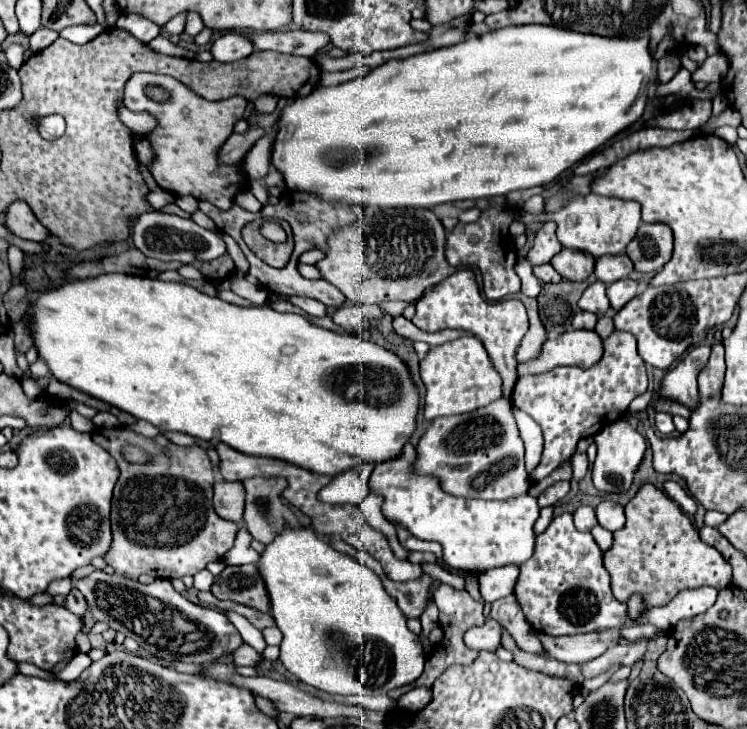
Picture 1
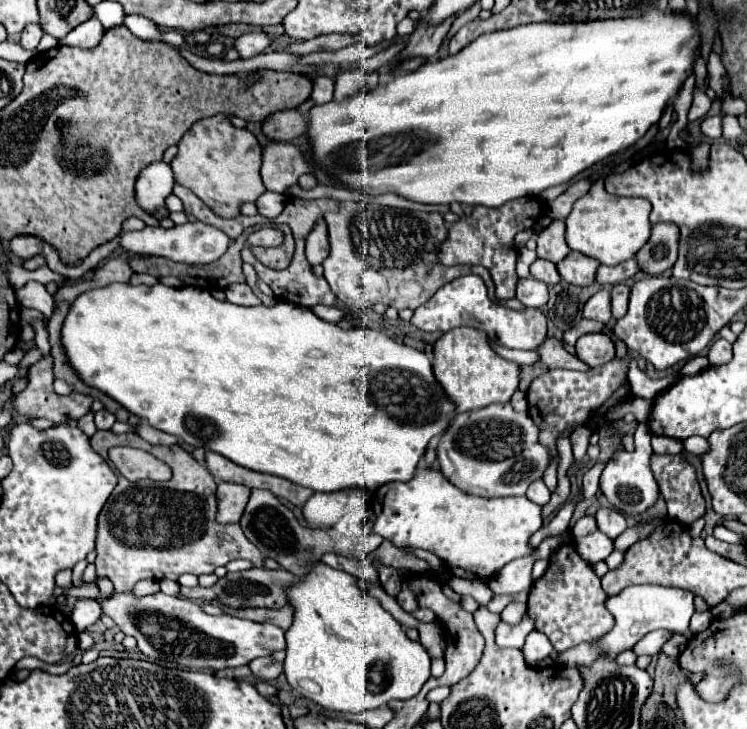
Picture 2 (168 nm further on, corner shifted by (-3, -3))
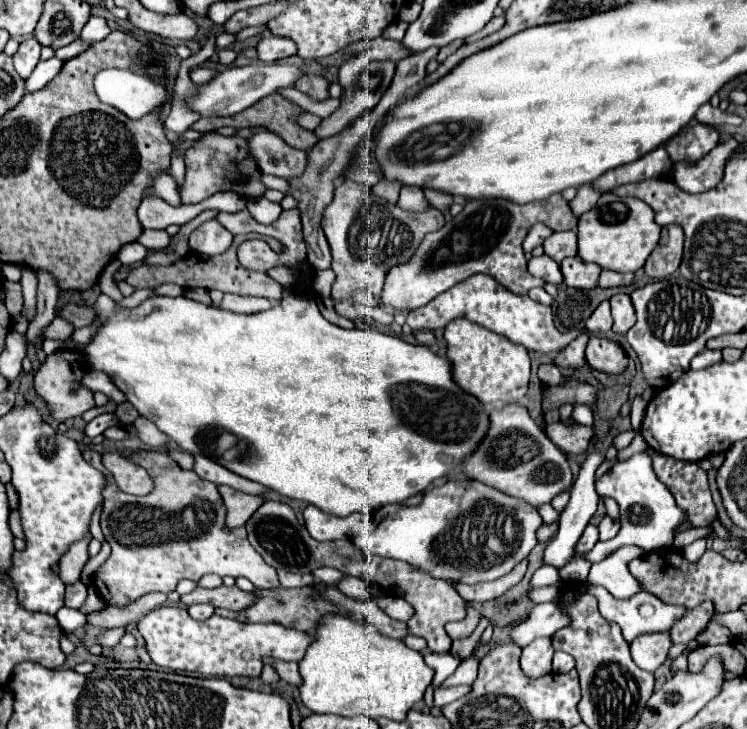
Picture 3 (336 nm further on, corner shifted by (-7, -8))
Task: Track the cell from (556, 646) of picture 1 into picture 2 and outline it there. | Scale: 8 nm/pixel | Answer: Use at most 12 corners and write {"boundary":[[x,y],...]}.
{"boundary":[[628,586],[604,604],[616,618],[592,646],[558,654],[560,666],[618,656],[660,628],[694,636],[694,596]]}

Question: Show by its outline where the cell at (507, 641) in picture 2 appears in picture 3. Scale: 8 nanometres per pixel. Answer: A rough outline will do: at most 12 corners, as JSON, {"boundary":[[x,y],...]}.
{"boundary":[[540,603],[510,627],[510,639],[526,647],[568,625],[554,603]]}

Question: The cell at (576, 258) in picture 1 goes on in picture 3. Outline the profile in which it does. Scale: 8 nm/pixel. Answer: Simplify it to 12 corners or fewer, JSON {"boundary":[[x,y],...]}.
{"boundary":[[580,257],[560,263],[564,283],[594,289],[600,267]]}

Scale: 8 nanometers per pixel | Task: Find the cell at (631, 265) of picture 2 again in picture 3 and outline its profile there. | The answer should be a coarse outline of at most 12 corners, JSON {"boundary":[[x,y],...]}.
{"boundary":[[604,269],[600,287],[630,285],[634,273],[618,273]]}

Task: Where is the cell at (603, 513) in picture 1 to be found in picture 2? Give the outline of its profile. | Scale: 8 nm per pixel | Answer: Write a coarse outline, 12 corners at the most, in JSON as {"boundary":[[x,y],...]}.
{"boundary":[[614,508],[596,512],[598,530],[618,538],[628,528],[624,514]]}

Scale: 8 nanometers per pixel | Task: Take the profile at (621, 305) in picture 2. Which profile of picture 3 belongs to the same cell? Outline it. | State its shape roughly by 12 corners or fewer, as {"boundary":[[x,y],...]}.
{"boundary":[[630,295],[610,299],[612,331],[626,333],[636,323]]}

